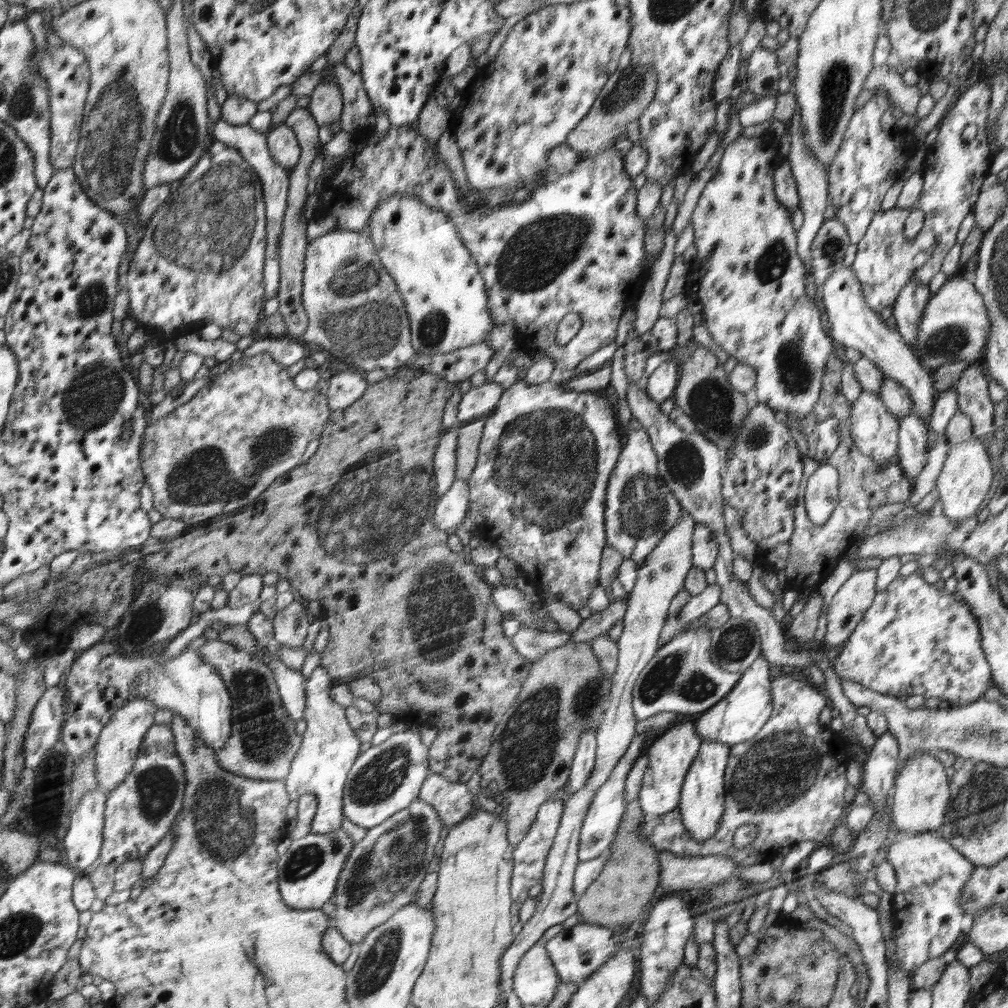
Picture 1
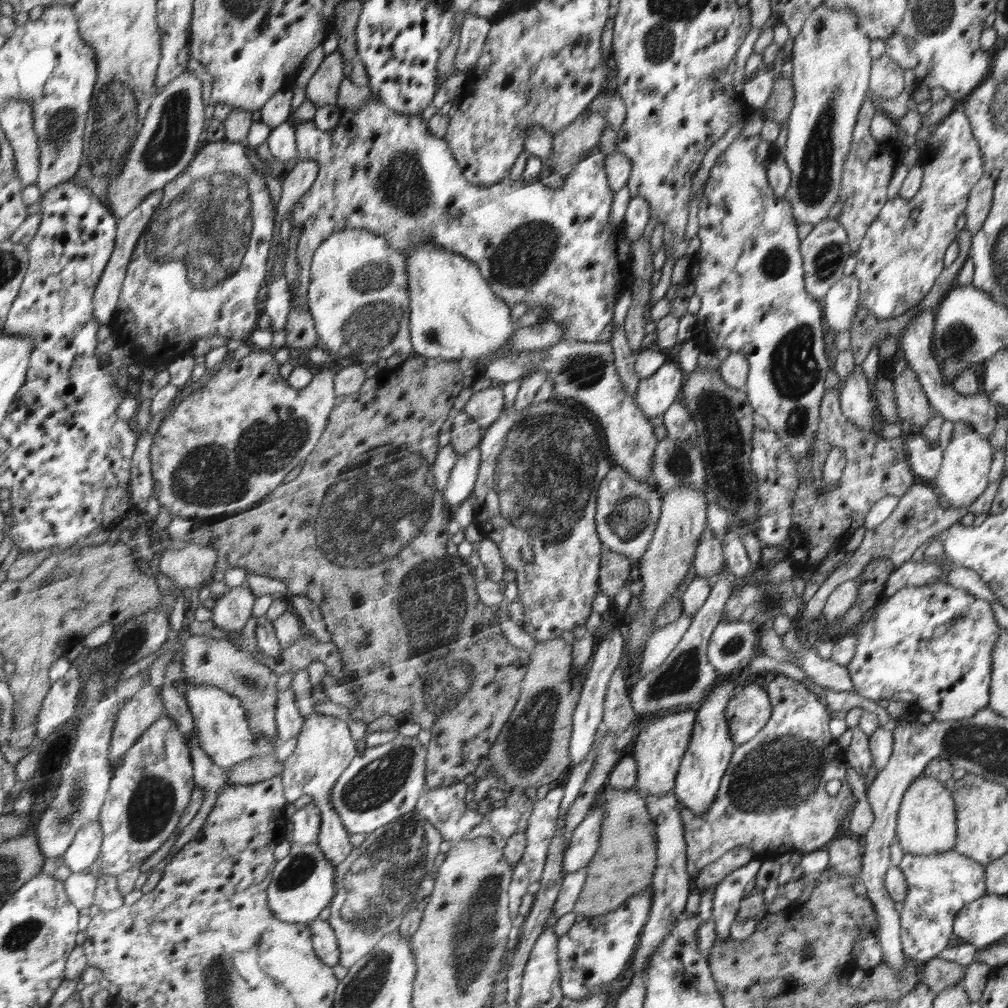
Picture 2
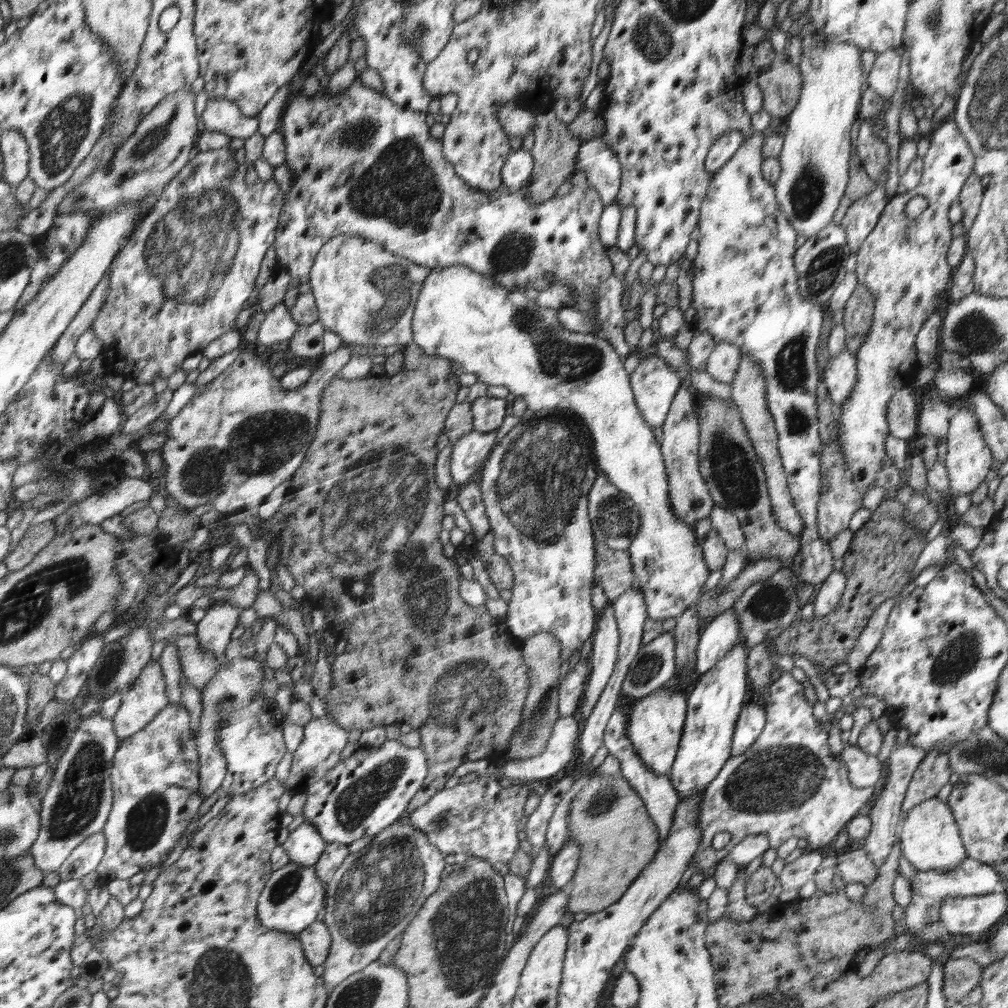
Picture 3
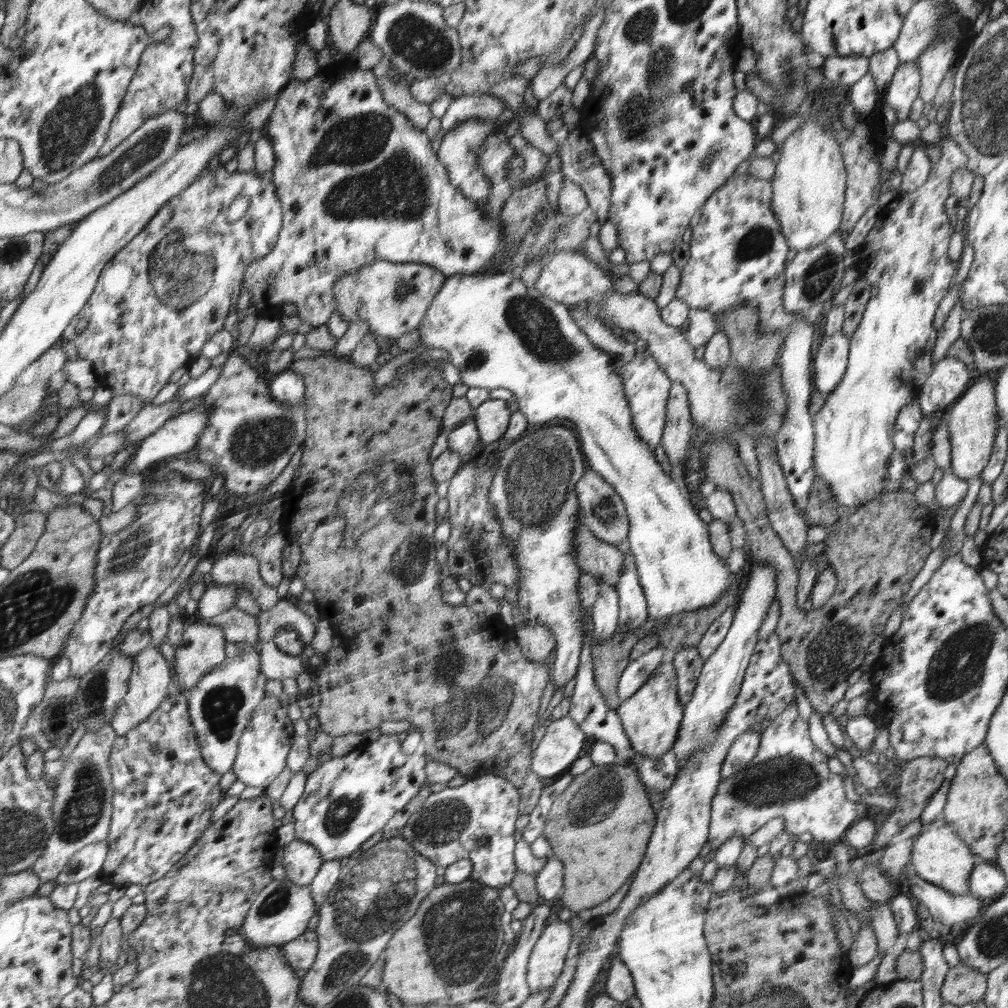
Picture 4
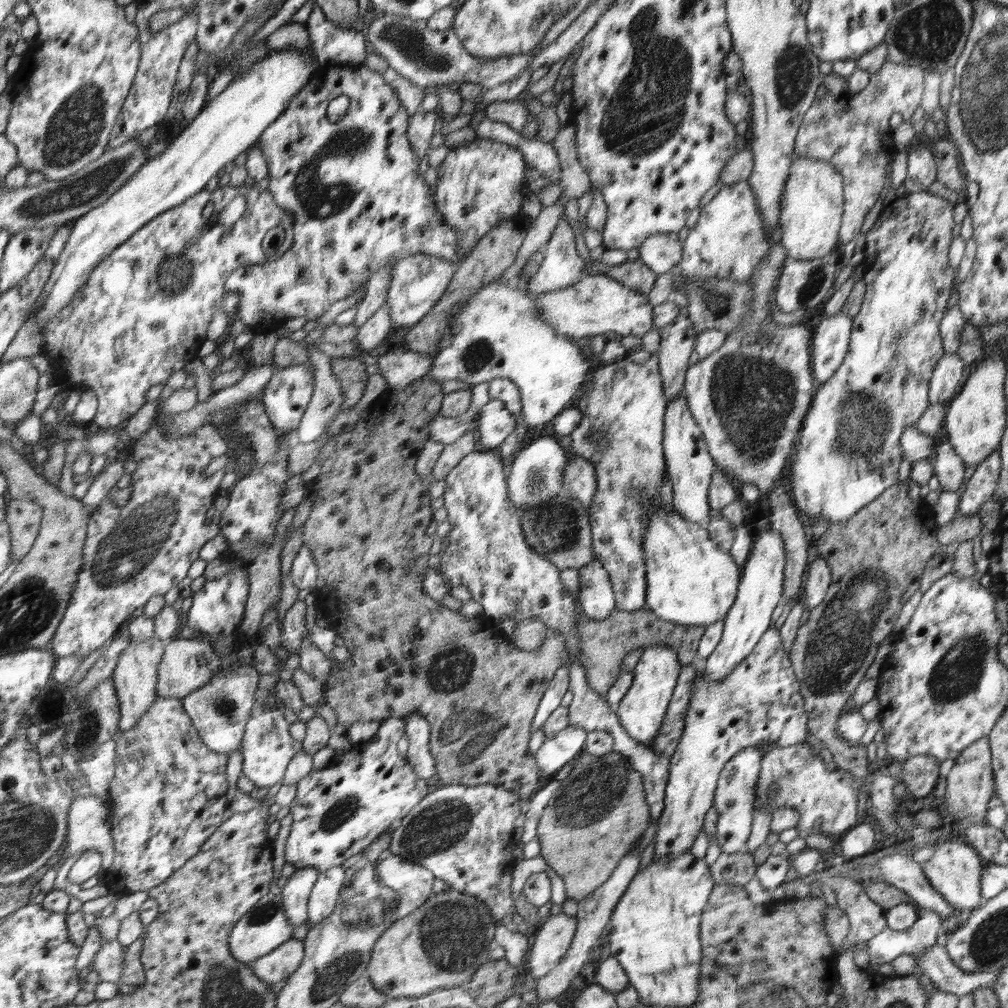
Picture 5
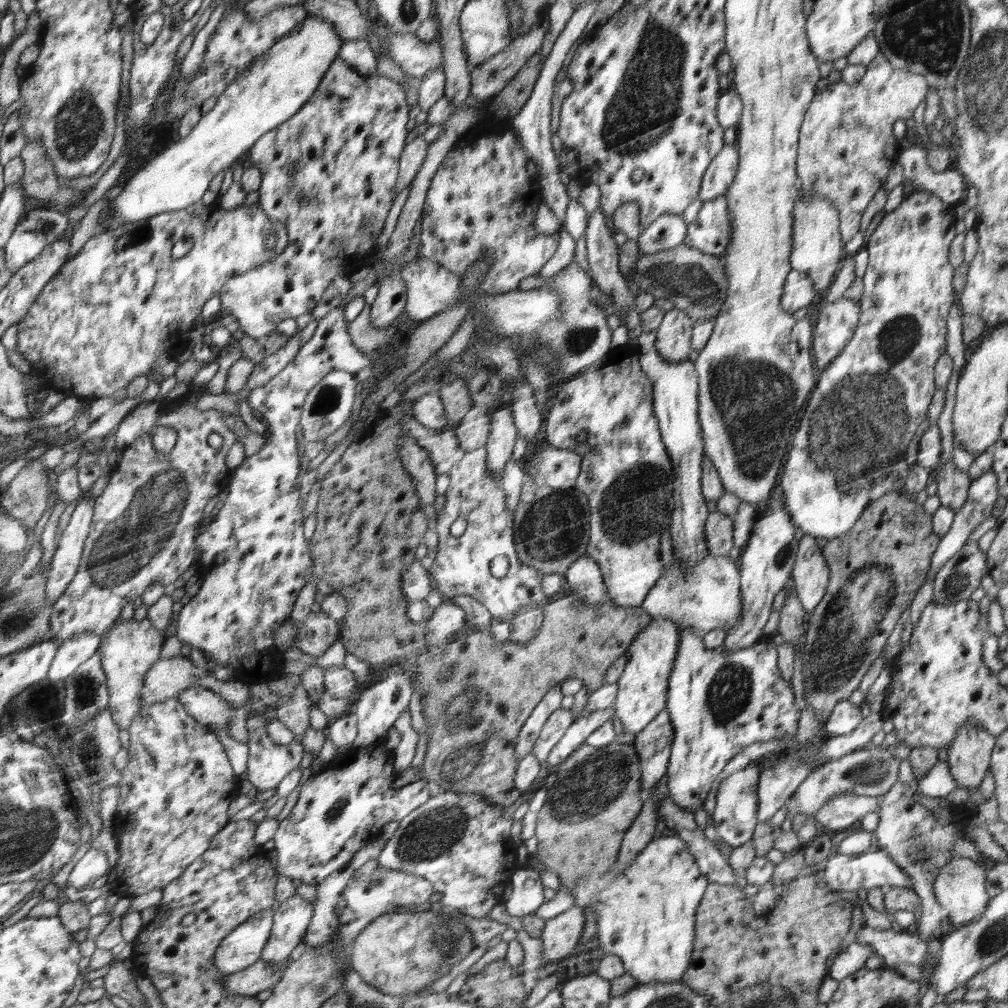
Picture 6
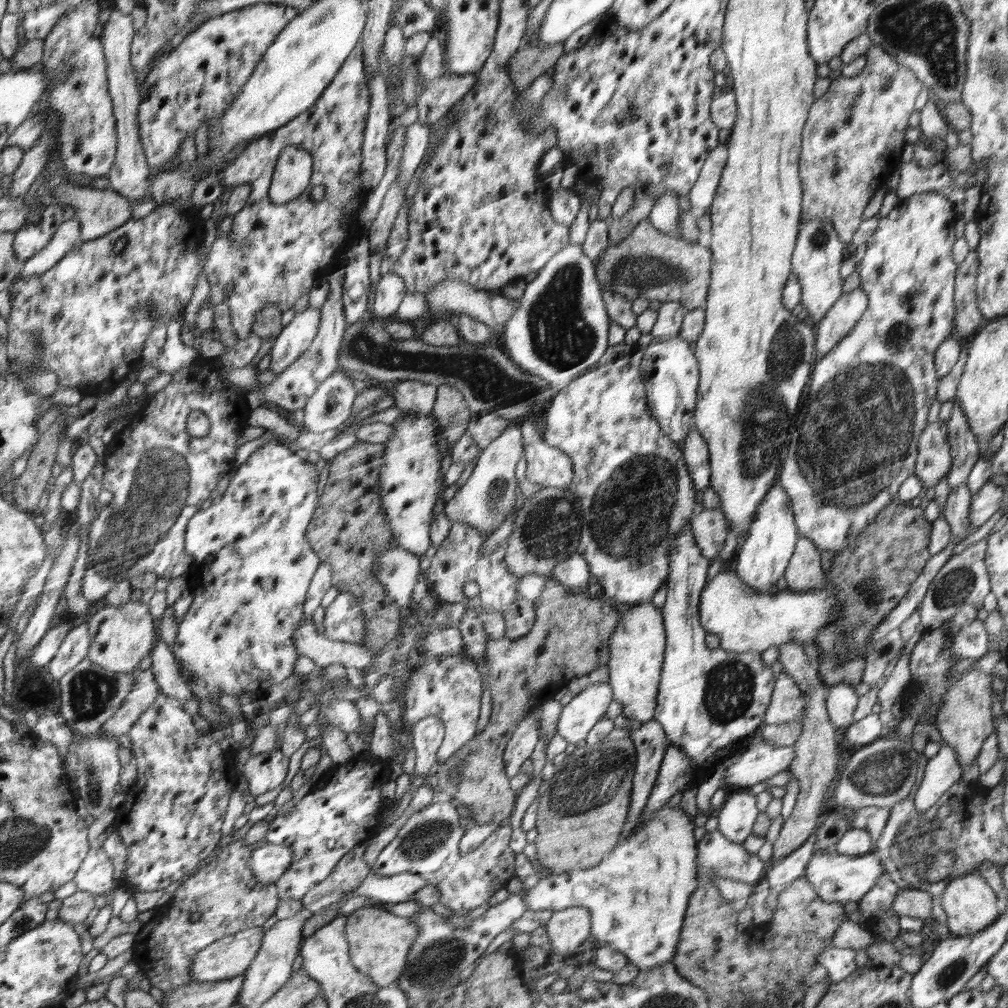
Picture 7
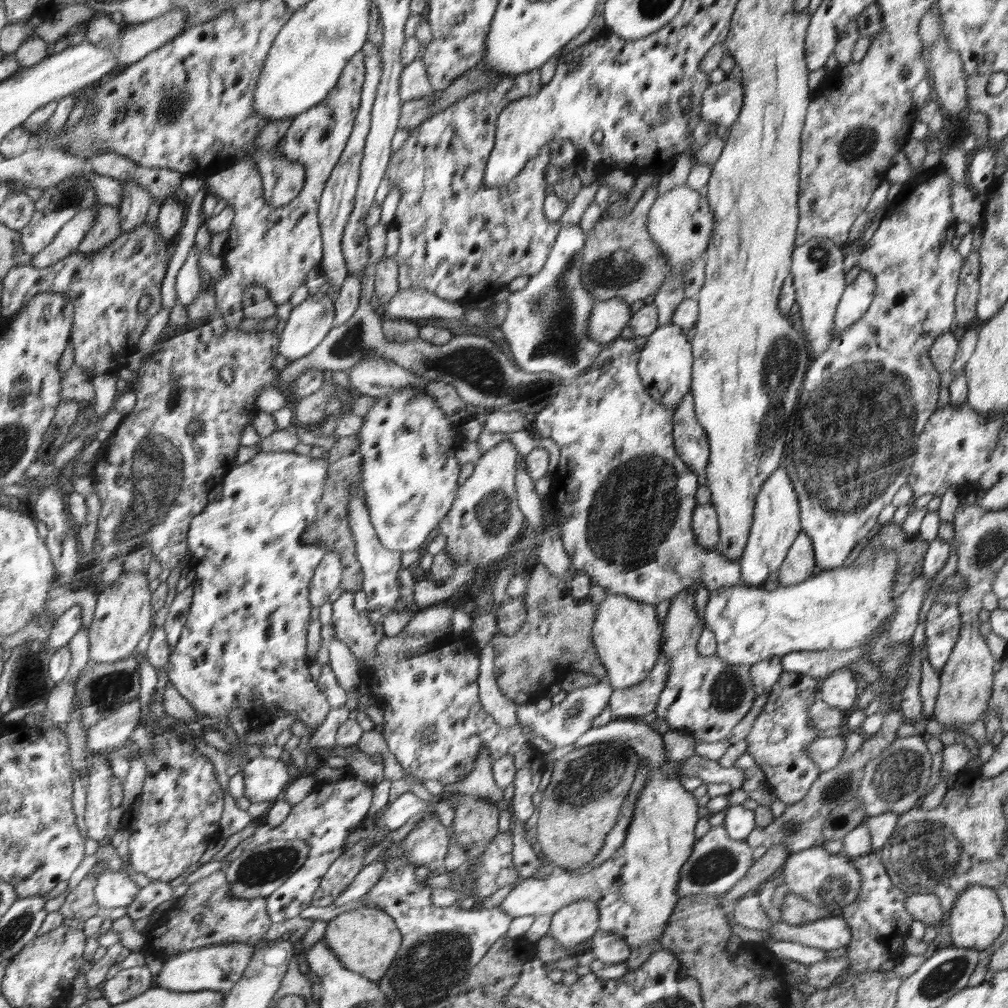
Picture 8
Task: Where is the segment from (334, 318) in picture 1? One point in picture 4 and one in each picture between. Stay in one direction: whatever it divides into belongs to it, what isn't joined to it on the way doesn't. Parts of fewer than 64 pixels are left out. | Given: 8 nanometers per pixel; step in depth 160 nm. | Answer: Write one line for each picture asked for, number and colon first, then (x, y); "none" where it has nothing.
2: (358, 294)
3: (367, 294)
4: (393, 298)

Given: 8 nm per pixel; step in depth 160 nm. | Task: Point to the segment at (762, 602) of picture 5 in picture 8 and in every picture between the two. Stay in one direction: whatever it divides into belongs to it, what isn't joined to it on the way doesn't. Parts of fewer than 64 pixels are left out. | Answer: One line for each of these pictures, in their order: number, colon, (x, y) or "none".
6: (771, 552)
7: (770, 543)
8: (776, 525)

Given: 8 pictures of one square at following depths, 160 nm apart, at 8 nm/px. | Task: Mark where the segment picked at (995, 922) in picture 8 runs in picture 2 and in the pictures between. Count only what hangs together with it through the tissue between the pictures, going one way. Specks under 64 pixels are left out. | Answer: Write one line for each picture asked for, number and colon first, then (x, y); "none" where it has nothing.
2: (927, 822)
3: (930, 839)
4: (939, 855)
5: (955, 870)
6: (960, 887)
7: (970, 904)

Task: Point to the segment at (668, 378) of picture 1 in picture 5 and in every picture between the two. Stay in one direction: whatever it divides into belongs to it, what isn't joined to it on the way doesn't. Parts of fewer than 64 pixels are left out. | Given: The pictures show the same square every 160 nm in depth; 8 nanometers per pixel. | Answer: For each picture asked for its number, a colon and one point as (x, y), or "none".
2: (655, 394)
3: (655, 385)
4: (647, 385)
5: (622, 429)

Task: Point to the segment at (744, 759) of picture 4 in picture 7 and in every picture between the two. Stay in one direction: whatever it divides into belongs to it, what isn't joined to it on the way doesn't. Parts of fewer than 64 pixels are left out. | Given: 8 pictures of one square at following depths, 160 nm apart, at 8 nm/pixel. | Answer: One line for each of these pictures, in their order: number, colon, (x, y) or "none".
5: (735, 803)
6: (734, 817)
7: (736, 817)

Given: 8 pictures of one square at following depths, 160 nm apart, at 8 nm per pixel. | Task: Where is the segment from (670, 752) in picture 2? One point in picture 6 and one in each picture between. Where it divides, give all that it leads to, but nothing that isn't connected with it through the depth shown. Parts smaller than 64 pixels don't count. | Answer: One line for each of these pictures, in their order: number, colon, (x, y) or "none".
3: (655, 727)
4: (651, 718)
5: (641, 712)
6: (643, 688)

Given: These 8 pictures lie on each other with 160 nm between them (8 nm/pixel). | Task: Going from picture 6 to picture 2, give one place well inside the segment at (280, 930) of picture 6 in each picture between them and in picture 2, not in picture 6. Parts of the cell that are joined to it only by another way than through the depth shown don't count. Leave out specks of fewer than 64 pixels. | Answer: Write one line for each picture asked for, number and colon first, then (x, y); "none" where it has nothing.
2: (305, 822)
3: (305, 845)
4: (301, 862)
5: (296, 893)

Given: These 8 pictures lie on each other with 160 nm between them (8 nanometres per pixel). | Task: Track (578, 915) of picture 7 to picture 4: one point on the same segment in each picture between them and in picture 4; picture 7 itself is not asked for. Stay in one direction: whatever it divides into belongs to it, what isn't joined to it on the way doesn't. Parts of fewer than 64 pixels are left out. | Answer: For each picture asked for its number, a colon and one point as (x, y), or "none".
4: (545, 963)
5: (553, 938)
6: (560, 935)

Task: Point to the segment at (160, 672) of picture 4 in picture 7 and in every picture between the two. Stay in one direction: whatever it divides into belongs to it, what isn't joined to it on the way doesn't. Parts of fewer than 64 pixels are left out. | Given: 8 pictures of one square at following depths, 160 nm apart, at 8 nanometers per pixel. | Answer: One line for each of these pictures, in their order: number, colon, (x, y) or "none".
5: (135, 675)
6: (129, 651)
7: (121, 636)

